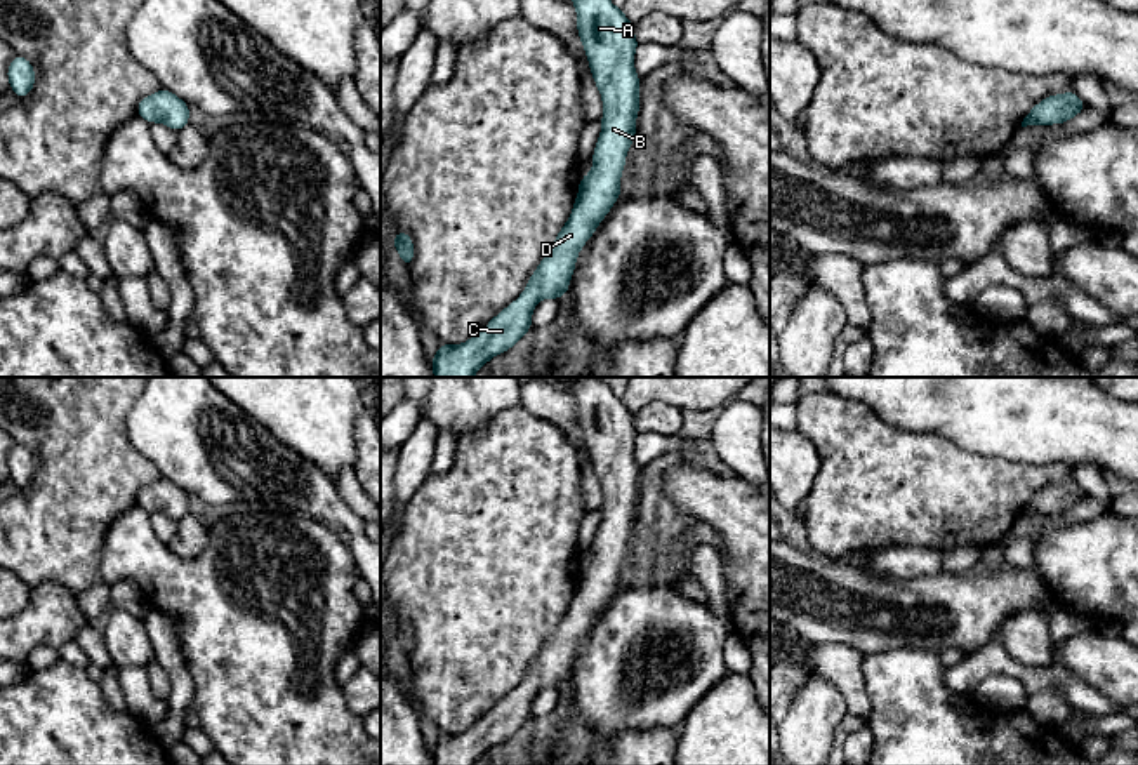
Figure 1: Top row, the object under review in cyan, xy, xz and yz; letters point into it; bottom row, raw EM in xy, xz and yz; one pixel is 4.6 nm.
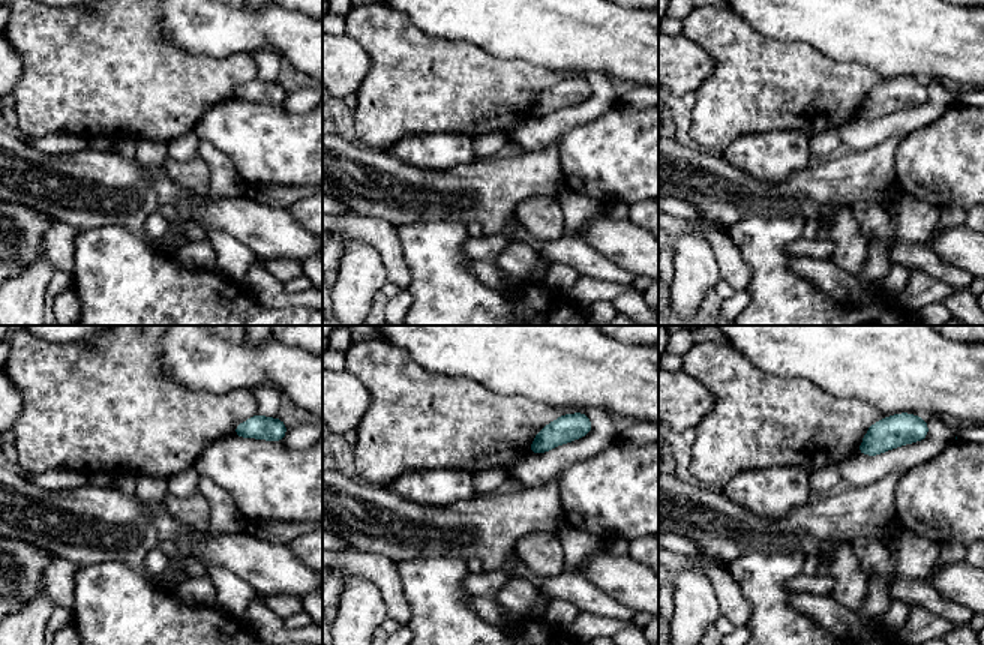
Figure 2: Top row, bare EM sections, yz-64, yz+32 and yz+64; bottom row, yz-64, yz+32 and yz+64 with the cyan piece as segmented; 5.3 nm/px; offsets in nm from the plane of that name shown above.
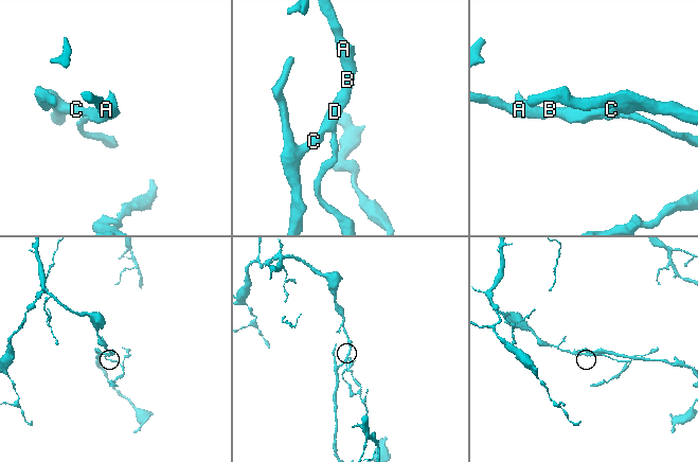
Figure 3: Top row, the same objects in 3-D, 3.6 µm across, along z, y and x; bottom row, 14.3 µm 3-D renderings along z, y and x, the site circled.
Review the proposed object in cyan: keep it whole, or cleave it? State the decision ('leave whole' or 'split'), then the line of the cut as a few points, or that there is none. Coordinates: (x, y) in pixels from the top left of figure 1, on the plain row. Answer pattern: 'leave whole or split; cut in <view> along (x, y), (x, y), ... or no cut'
leave whole; no cut

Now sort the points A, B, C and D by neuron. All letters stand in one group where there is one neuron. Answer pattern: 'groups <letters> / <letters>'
groups A B C D

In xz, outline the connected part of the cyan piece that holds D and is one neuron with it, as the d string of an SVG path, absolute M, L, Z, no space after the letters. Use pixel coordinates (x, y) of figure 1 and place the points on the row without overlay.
M577 377L570 389L577 402L579 428L603 489L594 555L580 567L572 603L528 668L526 678L469 730L440 734L431 749L434 765L474 765L490 748L511 739L533 716L537 692L566 683L579 642L622 584L620 565L641 497L634 412L598 377Z

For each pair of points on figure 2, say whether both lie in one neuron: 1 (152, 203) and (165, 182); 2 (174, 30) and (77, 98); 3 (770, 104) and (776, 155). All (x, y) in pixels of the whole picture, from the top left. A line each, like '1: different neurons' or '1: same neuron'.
1: different neurons
2: different neurons
3: different neurons

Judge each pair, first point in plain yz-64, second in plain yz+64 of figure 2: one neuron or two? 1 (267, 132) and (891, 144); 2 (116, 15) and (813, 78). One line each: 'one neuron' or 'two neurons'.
1: two neurons
2: one neuron

